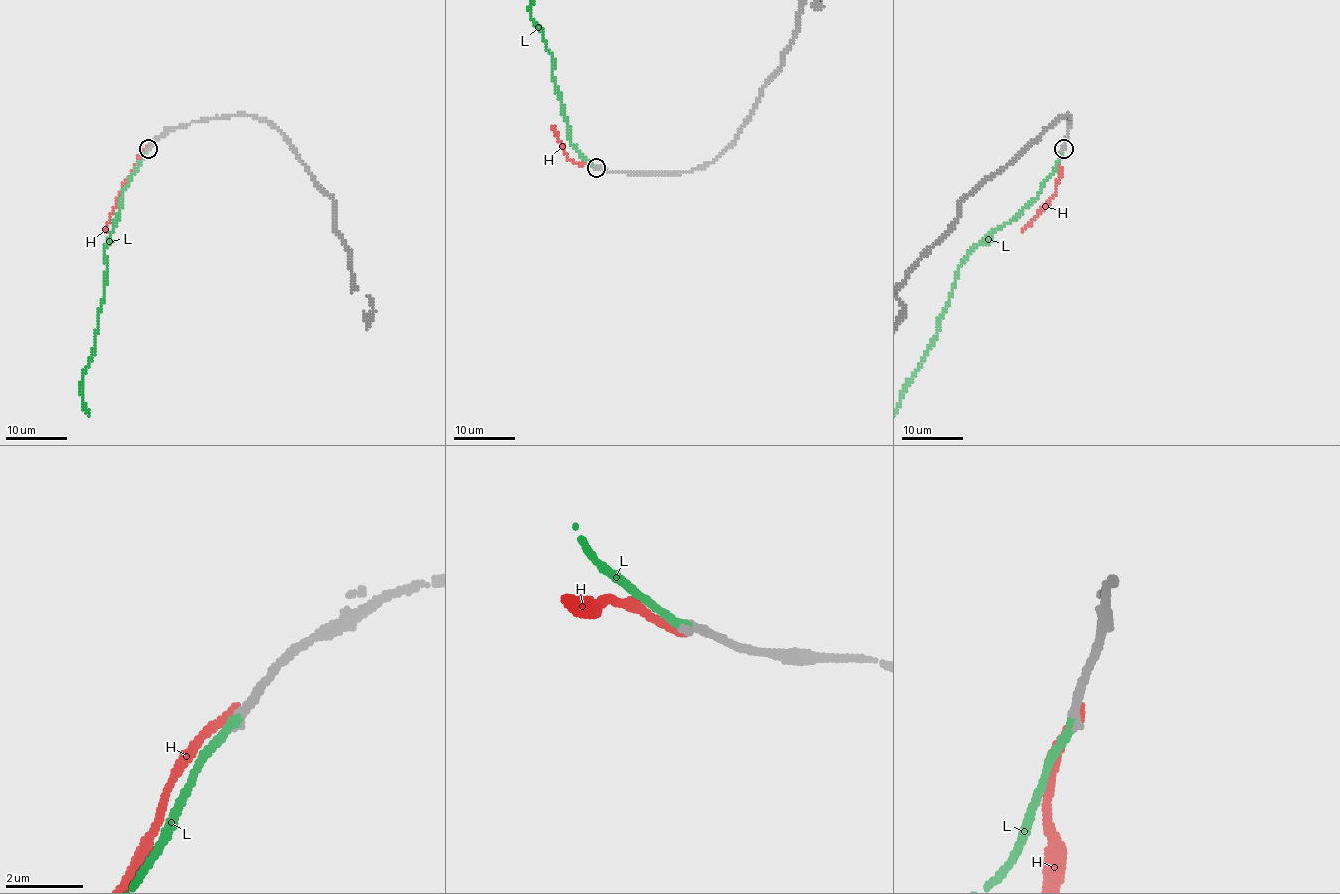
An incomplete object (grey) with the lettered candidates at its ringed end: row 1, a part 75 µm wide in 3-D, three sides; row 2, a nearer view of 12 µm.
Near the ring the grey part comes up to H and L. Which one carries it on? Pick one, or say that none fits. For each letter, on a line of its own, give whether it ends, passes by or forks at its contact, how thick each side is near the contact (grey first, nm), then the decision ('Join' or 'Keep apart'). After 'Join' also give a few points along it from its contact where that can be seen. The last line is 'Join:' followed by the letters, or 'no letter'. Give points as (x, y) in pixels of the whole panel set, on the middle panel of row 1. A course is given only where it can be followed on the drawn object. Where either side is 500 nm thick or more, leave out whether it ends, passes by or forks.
H: It ends there. Thickness 240 nm (grey) against 260 nm. Keep apart
L: It ends there. Thickness 240 nm (grey) against 240 nm. Join
Join: L

